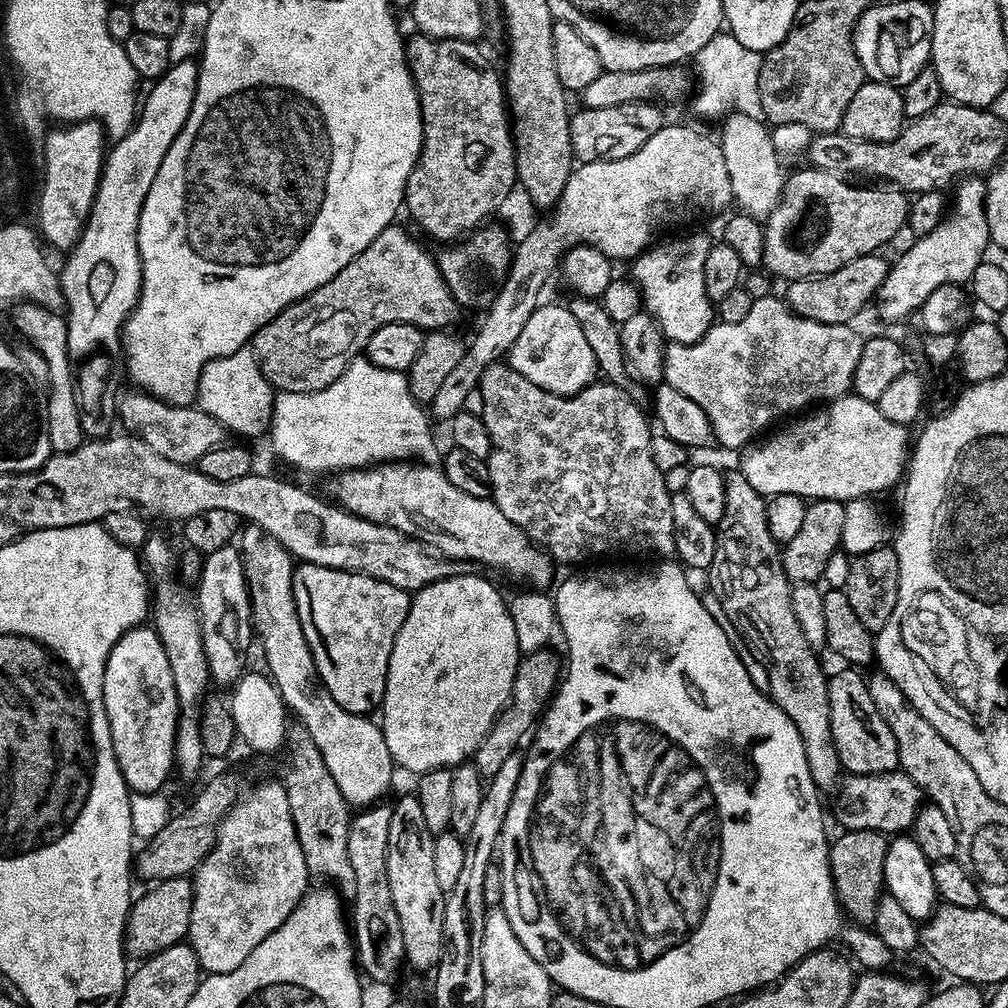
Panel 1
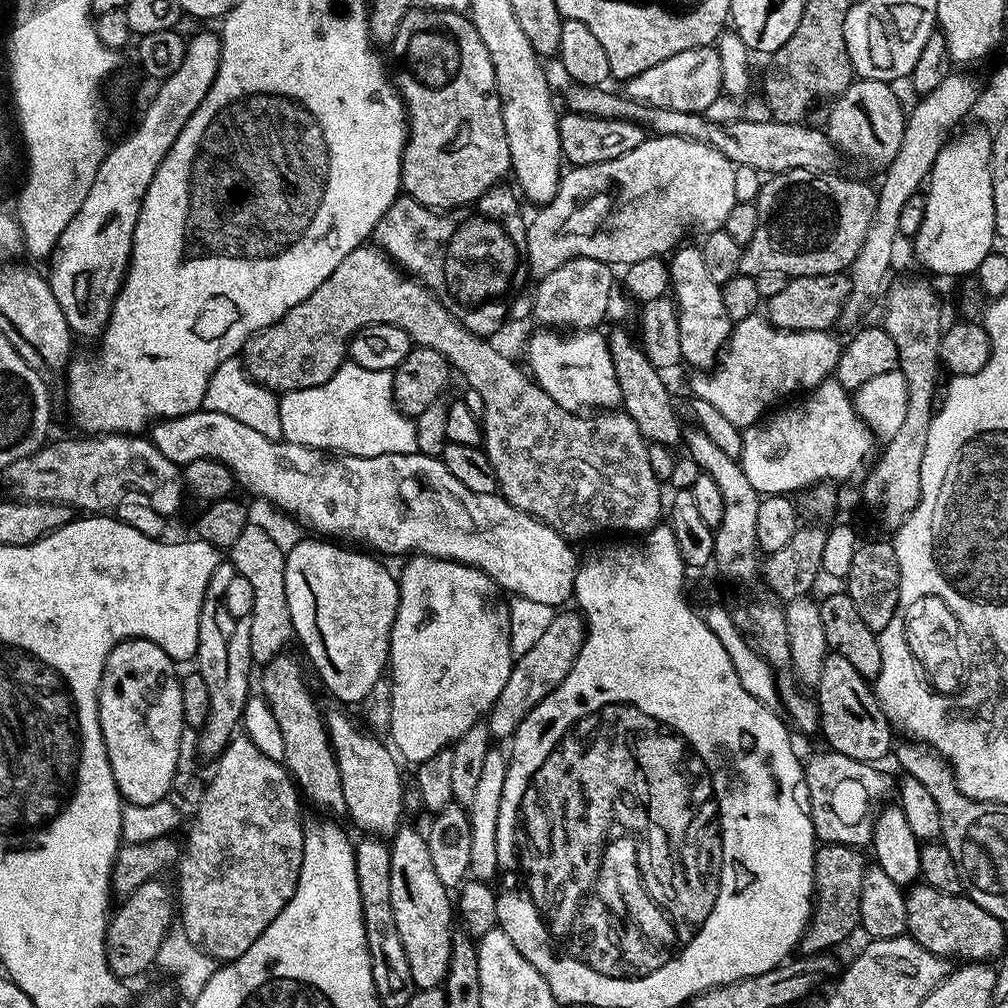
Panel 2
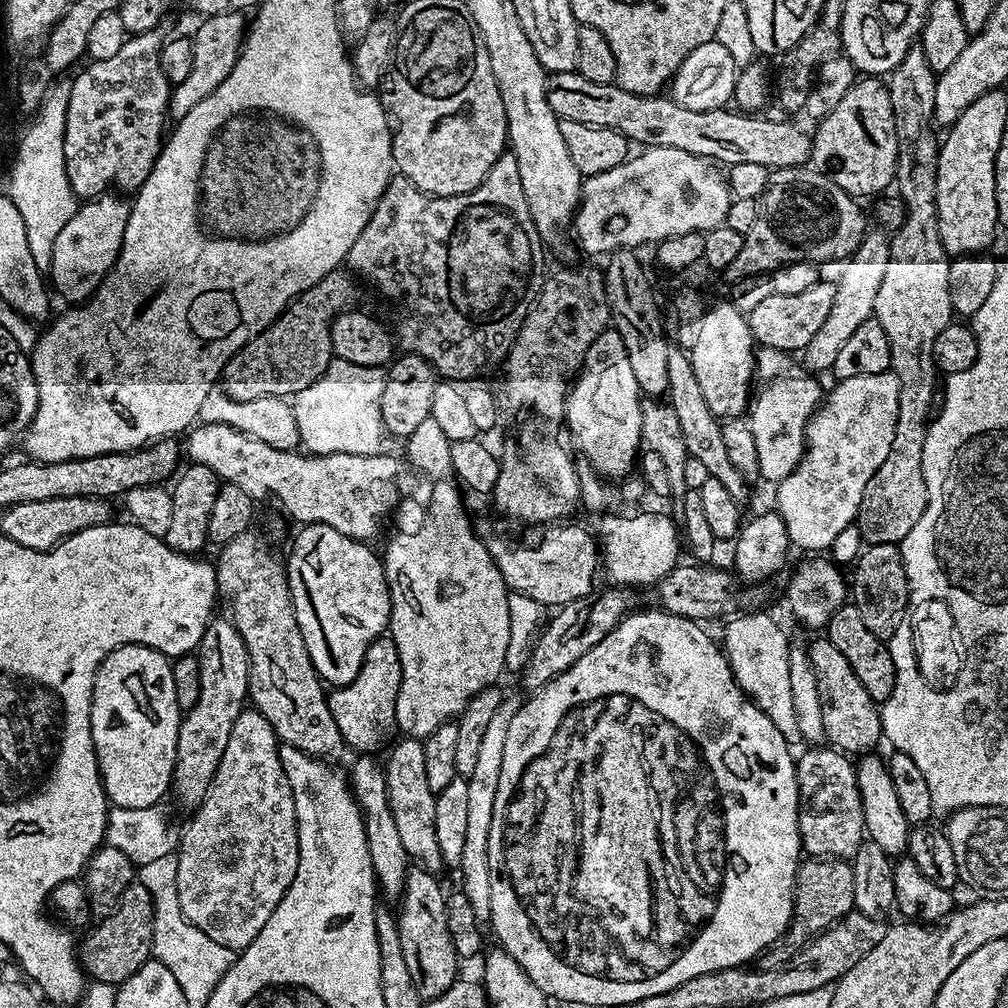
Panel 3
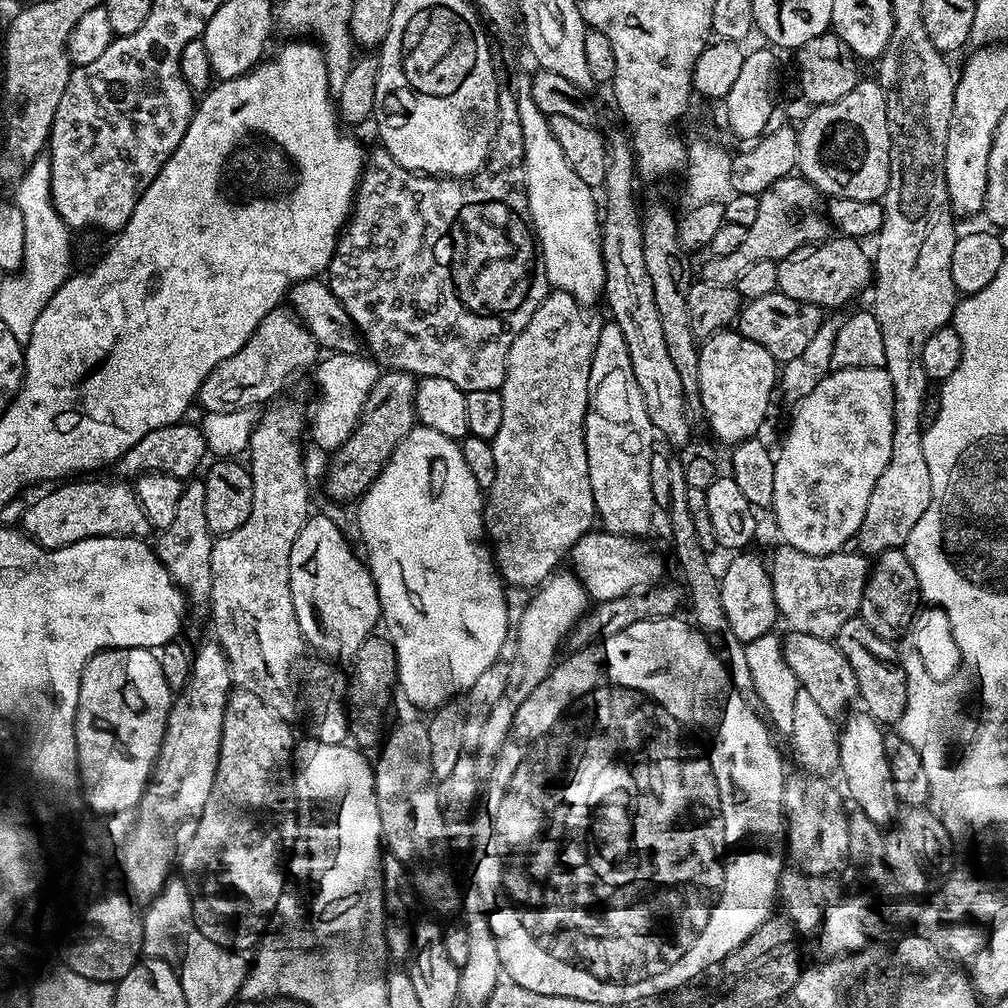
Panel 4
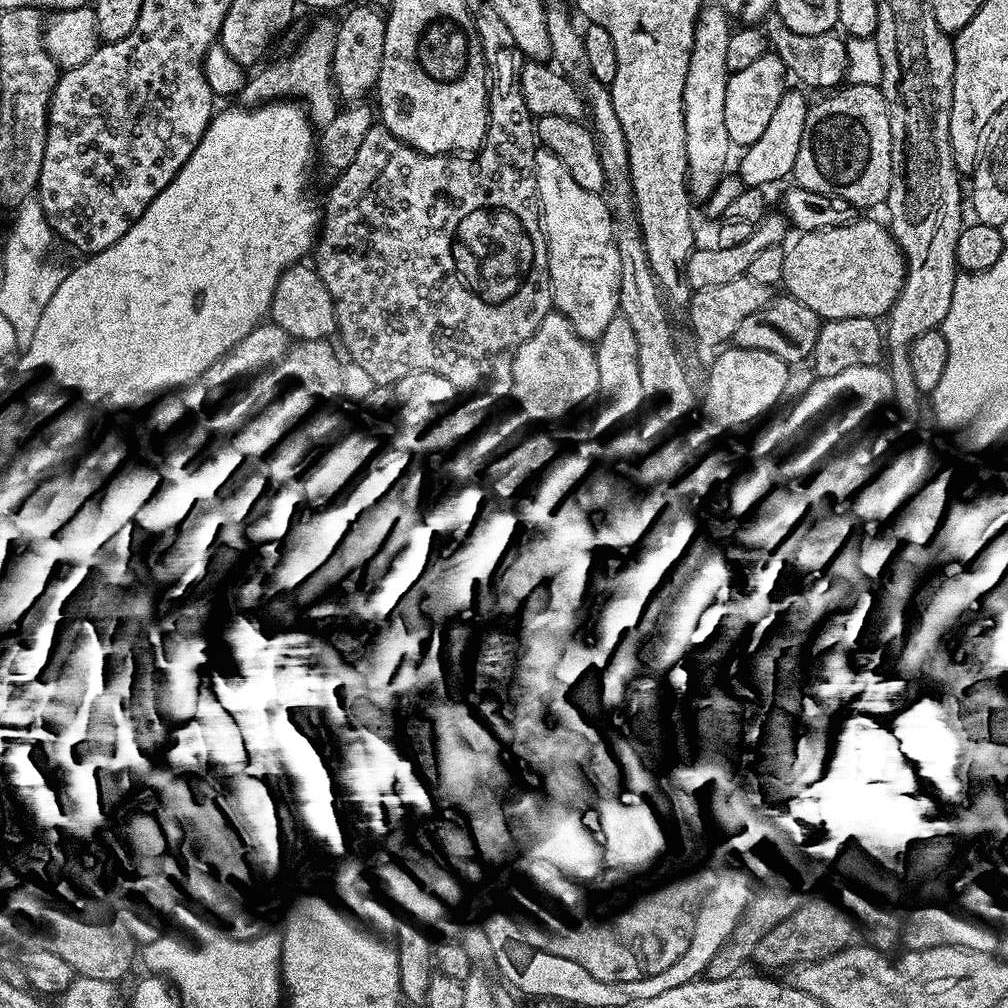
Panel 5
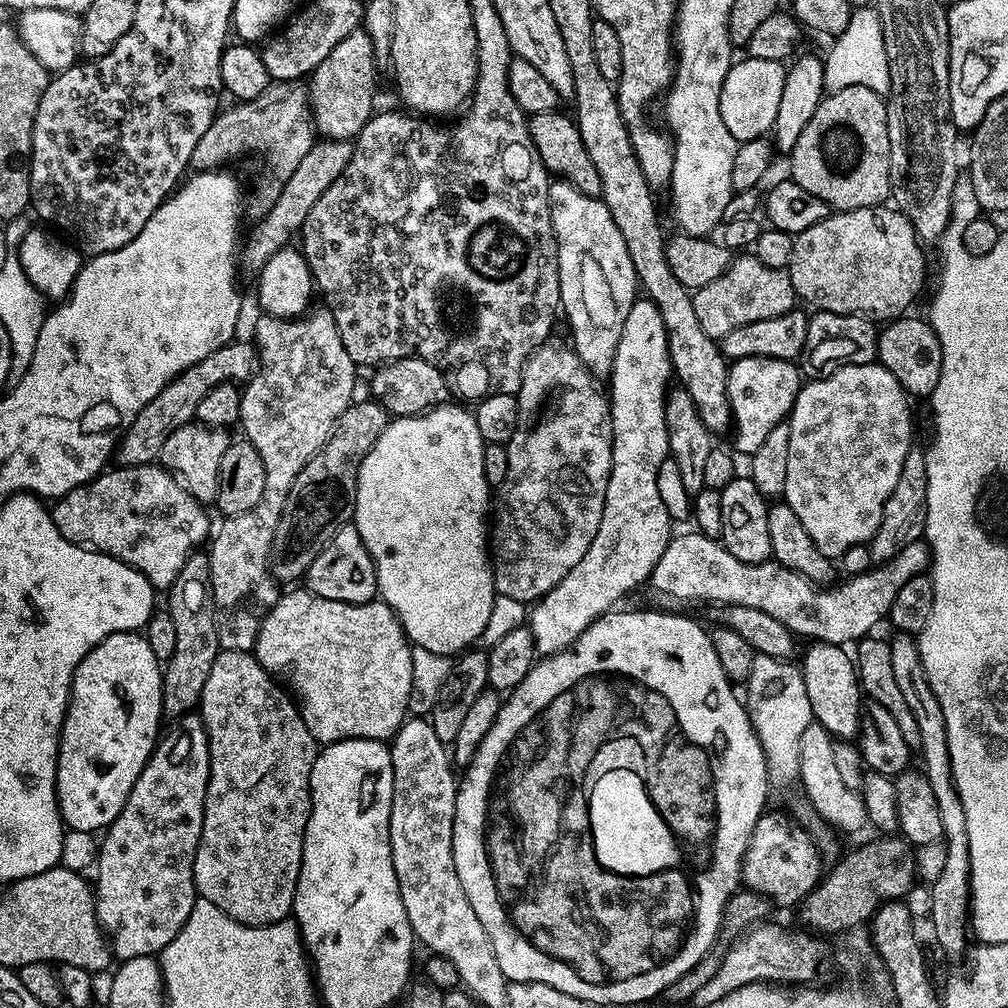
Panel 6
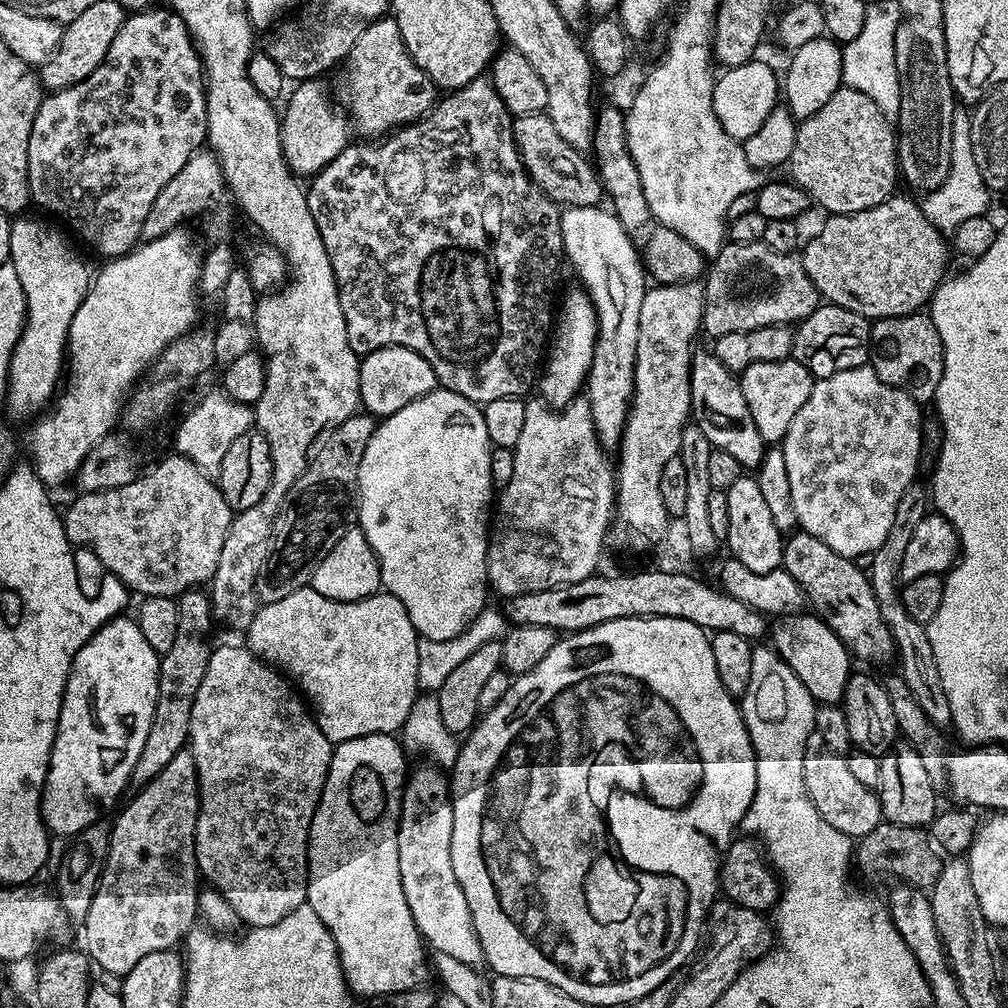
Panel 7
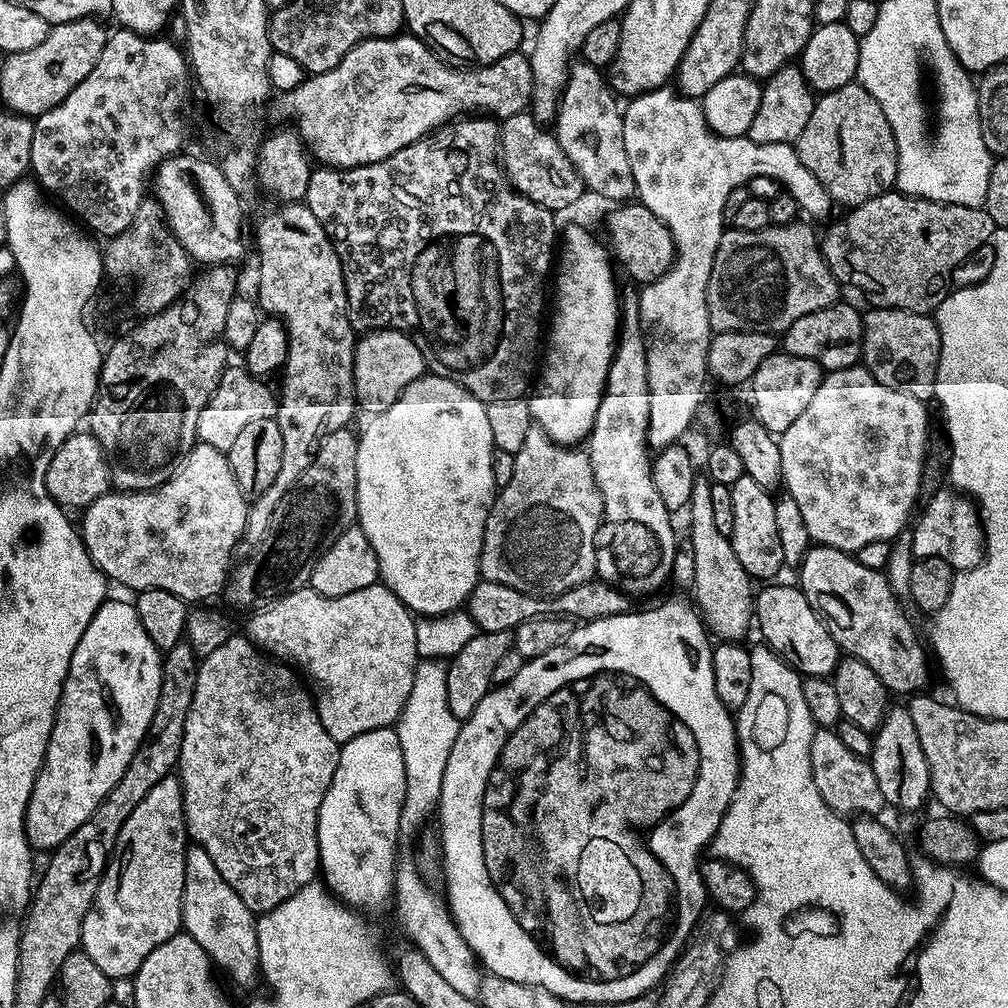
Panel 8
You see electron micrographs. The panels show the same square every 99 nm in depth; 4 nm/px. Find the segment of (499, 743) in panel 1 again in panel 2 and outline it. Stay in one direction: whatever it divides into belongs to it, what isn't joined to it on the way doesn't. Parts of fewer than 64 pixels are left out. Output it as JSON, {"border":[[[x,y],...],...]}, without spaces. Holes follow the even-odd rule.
{"border":[[[557,611],[554,622],[541,634],[538,643],[526,654],[515,657],[512,661],[510,678],[506,678],[506,686],[502,694],[494,702],[492,711],[486,717],[488,734],[493,741],[507,741],[518,730],[522,718],[542,702],[557,686],[564,681],[564,674],[571,670],[572,664],[578,658],[580,647],[584,641],[586,625],[579,611]]]}

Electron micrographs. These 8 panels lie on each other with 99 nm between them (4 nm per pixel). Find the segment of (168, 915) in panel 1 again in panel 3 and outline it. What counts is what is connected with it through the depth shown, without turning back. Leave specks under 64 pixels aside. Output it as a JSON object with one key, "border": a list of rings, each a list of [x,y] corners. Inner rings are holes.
{"border":[[[133,882],[126,894],[122,894],[118,910],[114,910],[114,914],[110,914],[95,926],[97,928],[93,927],[84,941],[79,941],[80,966],[93,981],[119,986],[152,956],[154,902],[150,890],[146,890],[146,886],[139,882]]]}

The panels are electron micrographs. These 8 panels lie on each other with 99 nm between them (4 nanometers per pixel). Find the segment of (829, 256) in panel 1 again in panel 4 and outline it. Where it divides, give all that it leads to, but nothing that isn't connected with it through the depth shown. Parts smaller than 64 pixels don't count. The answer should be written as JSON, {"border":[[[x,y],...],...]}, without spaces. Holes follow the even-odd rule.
{"border":[[[799,174],[780,177],[759,195],[758,218],[746,230],[746,239],[742,246],[737,246],[732,253],[725,256],[712,256],[700,268],[699,279],[706,284],[735,285],[738,278],[754,262],[763,260],[780,261],[794,250],[818,244],[829,239],[830,221],[826,215],[822,194]]]}

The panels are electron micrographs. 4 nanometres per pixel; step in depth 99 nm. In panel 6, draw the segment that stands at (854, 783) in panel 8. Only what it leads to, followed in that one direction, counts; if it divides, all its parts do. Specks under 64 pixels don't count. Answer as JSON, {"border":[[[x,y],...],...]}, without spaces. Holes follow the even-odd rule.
{"border":[[[813,722],[802,730],[798,758],[800,759],[799,787],[804,787],[804,796],[812,803],[812,808],[832,827],[840,832],[856,832],[859,828],[869,827],[866,806],[862,802],[859,791],[844,781],[840,773],[840,764],[836,761],[836,748],[834,738],[825,728]]]}

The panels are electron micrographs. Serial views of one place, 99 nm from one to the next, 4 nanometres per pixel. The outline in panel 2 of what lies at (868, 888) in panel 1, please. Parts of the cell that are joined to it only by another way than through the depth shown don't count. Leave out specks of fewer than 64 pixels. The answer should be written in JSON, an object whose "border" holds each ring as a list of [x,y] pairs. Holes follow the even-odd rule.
{"border":[[[821,843],[814,858],[814,903],[812,917],[808,919],[806,930],[798,945],[800,956],[818,956],[829,950],[836,950],[843,940],[851,938],[860,928],[862,910],[862,878],[866,861],[865,853],[845,844]]]}

